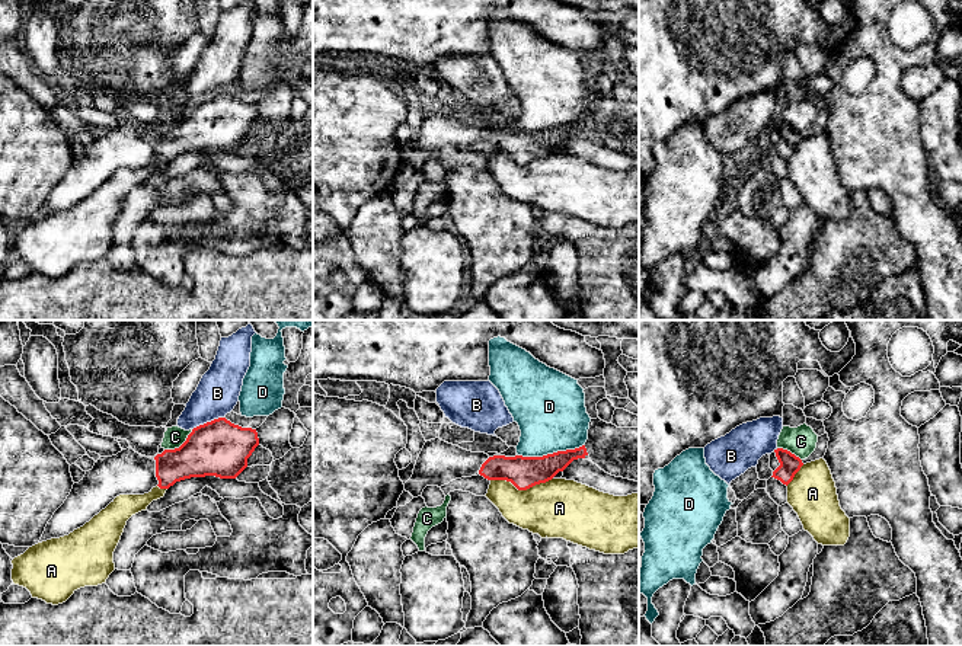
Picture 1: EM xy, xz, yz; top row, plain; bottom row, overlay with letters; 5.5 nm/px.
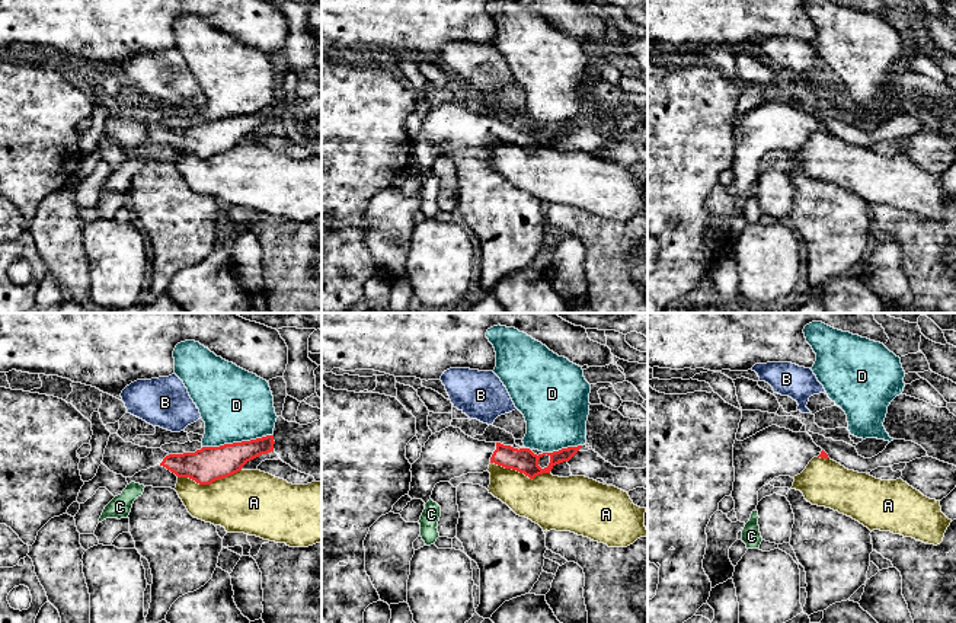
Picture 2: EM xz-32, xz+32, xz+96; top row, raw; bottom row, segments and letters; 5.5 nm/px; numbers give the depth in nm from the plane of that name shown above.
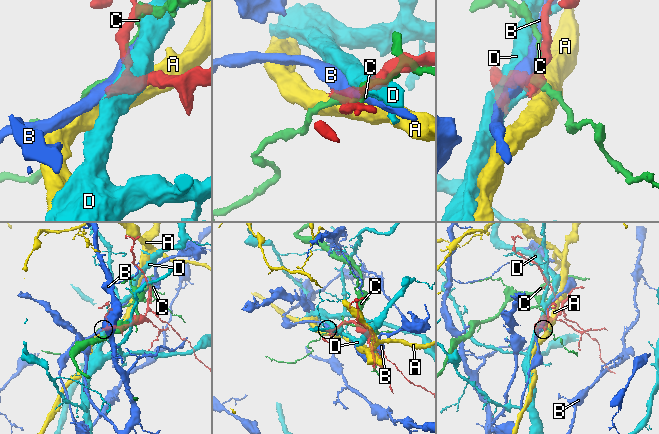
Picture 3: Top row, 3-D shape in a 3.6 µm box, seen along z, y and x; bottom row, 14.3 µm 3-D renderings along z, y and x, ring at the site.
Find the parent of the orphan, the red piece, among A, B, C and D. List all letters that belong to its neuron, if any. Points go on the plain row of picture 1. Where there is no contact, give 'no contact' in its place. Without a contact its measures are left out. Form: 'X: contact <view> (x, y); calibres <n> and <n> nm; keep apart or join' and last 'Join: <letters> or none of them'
A: contact xz (521, 163); calibres 180 and 320 nm; keep apart
B: contact xy (207, 96); calibres 320 and 240 nm; keep apart
C: contact xy (181, 120); calibres 320 and 110 nm; keep apart
D: contact xz (550, 128); calibres 180 and 380 nm; keep apart
Join: none of them

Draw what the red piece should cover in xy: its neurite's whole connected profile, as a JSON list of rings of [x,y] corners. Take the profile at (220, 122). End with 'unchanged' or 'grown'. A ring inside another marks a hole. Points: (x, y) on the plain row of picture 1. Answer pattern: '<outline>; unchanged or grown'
[[[218,92],[192,103],[175,124],[154,132],[132,122],[100,131],[84,151],[73,159],[64,178],[48,195],[39,217],[68,210],[83,201],[119,169],[144,169],[153,162],[169,163],[191,151],[236,153],[259,119],[256,103]]]; grown

